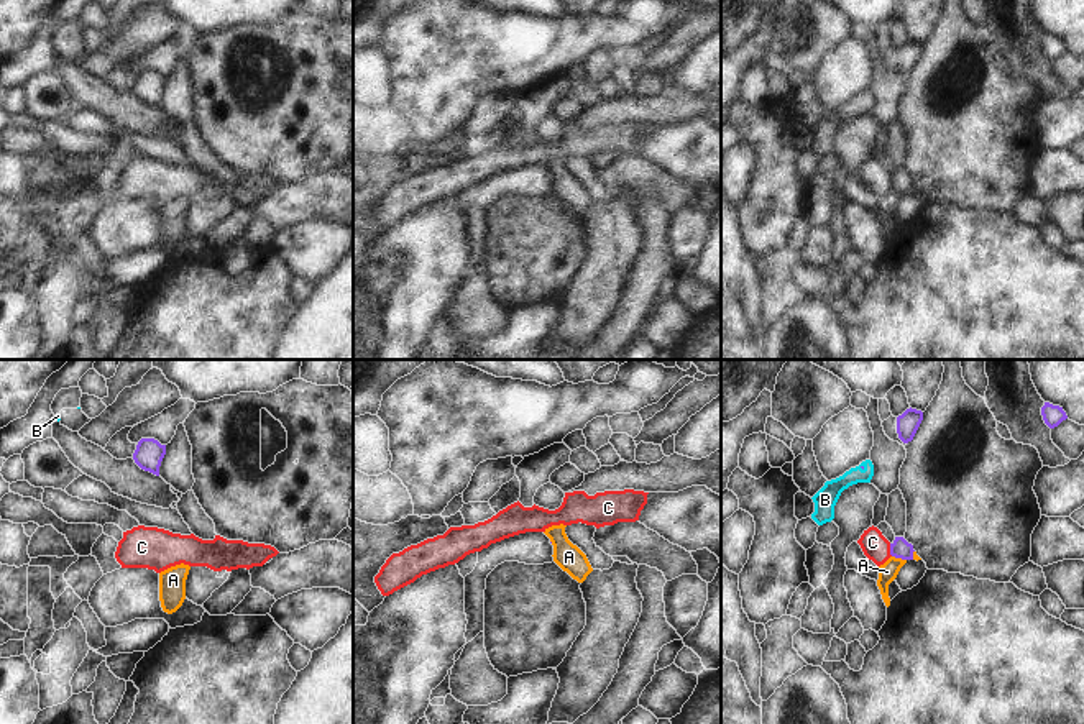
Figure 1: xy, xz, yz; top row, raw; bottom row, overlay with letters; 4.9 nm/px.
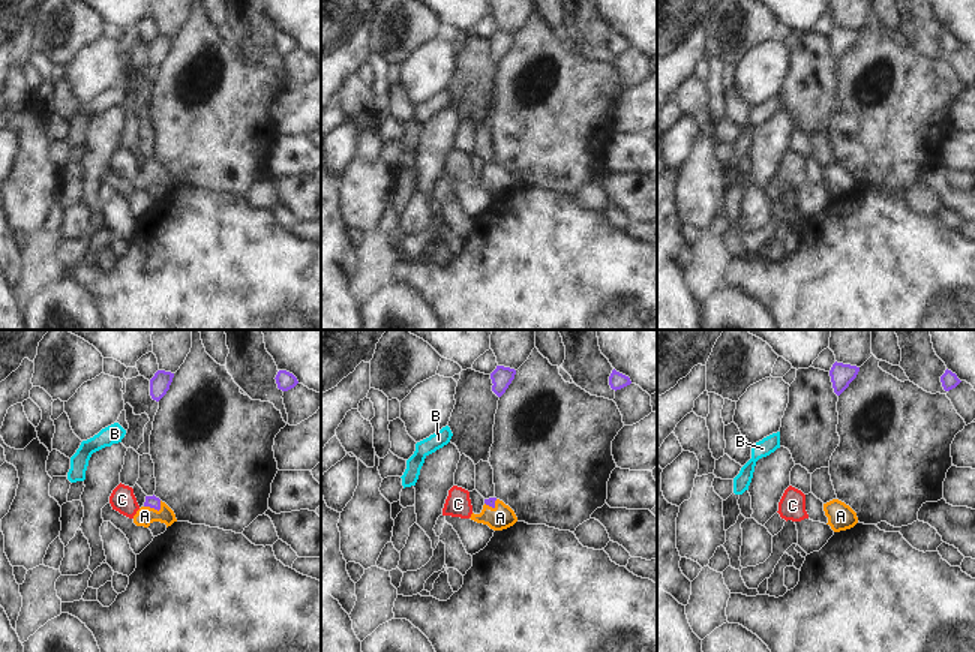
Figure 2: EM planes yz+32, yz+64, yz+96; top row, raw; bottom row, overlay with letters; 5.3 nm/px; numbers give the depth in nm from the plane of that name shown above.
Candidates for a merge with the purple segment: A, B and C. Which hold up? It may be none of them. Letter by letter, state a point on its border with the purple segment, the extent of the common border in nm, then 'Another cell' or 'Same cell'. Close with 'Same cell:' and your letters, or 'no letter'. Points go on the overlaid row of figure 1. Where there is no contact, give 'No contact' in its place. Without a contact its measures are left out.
A: Touches purple at yz (899, 557). Shared border 80 nm. Same cell
B: Touches purple at yz (863, 467). Shared border 30 nm. Same cell
C: Touches purple at yz (891, 550). Shared border 70 nm. Another cell
Same cell: A, B.

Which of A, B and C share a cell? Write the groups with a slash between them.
A B / C

